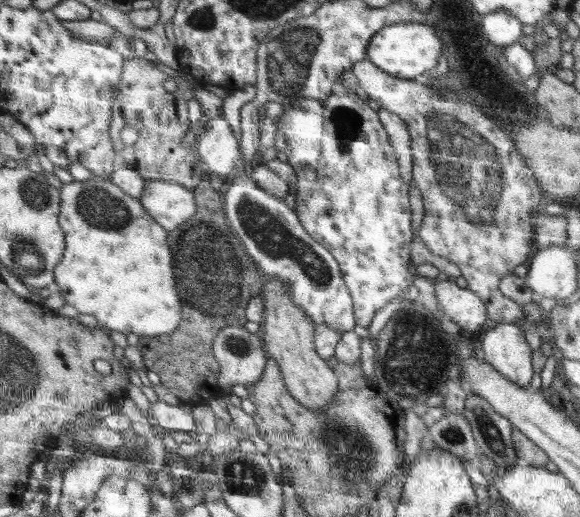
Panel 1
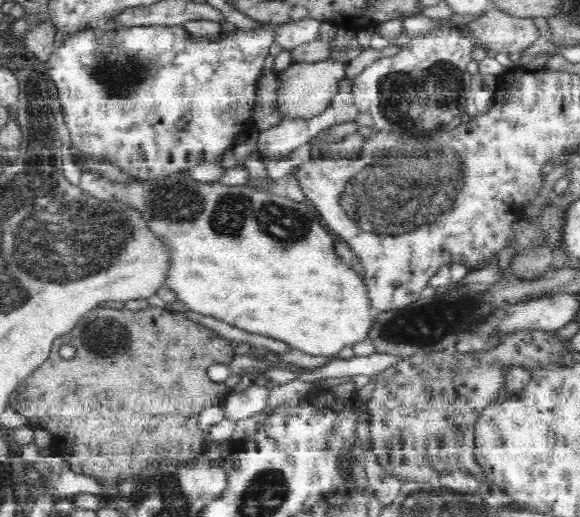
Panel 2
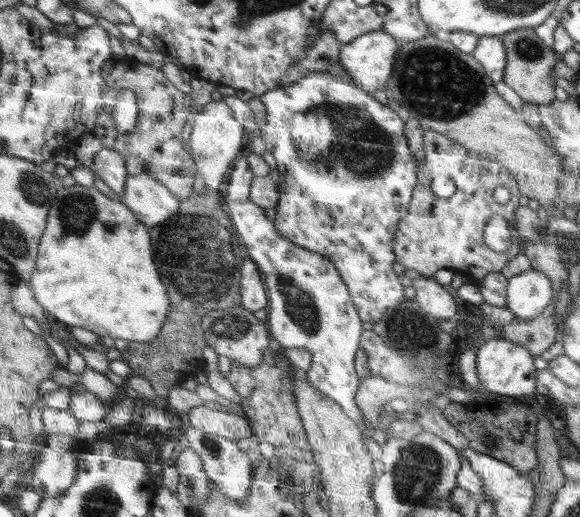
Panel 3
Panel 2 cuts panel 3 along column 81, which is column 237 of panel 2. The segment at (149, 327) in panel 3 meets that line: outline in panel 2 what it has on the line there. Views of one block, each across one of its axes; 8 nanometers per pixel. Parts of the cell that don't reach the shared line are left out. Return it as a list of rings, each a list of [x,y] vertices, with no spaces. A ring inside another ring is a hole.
[[[85,166],[80,169],[79,185],[98,198],[116,195],[138,205],[154,224],[154,230],[166,234],[166,242],[174,242],[176,254],[166,285],[190,310],[285,341],[292,348],[316,356],[335,357],[342,348],[366,340],[376,326],[364,276],[336,251],[335,233],[324,224],[312,202],[298,202],[259,187],[204,183],[176,174],[148,179],[143,184],[118,184]]]

